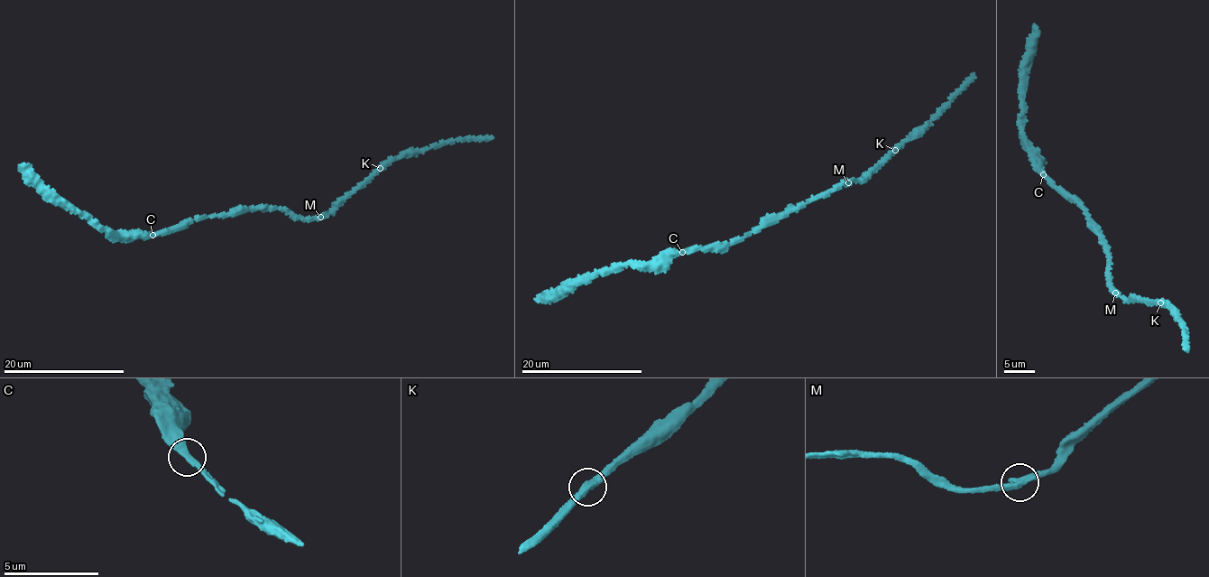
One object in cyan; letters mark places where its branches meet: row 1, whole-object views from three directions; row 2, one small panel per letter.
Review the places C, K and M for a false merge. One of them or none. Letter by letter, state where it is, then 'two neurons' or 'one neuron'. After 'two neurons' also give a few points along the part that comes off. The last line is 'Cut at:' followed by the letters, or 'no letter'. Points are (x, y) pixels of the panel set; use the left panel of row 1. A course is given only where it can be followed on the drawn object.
C: place (152, 235); one neuron
K: place (380, 168); one neuron
M: place (320, 217); one neuron
Cut at: no letter

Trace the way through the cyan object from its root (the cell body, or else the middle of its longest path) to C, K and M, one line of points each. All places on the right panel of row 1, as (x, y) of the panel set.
C: (1102, 236), (1090, 225), (1081, 204), (1053, 185), (1043, 174)
K: (1102, 236), (1111, 254), (1108, 280), (1112, 288), (1128, 301), (1159, 303)
M: (1102, 236), (1112, 262), (1108, 280), (1115, 292)

